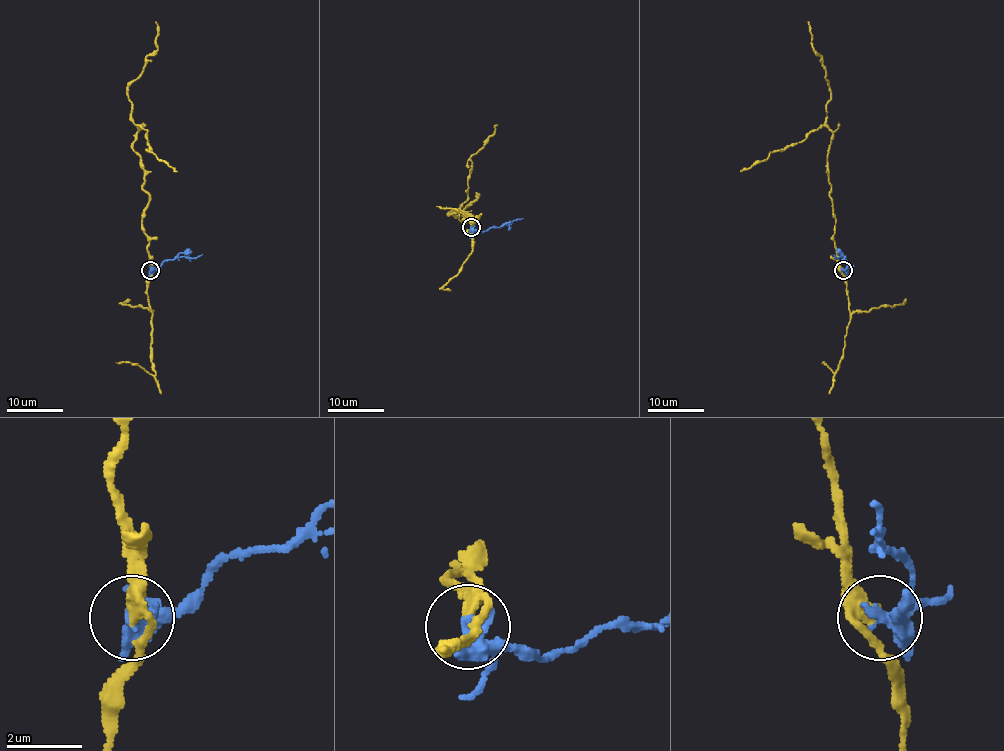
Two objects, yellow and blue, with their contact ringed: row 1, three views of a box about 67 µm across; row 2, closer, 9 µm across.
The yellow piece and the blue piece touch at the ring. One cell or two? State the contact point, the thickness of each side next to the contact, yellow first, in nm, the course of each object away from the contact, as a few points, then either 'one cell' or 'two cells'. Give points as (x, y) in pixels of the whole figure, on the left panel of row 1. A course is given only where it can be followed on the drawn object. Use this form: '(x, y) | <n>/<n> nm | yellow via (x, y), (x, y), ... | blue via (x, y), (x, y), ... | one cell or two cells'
(150, 270) | 280/320 nm | yellow via (150, 269), (141, 214), (148, 194), (133, 149), (137, 125), (127, 87), (157, 49), (155, 21) | blue via (150, 270), (164, 262), (202, 255) | two cells

